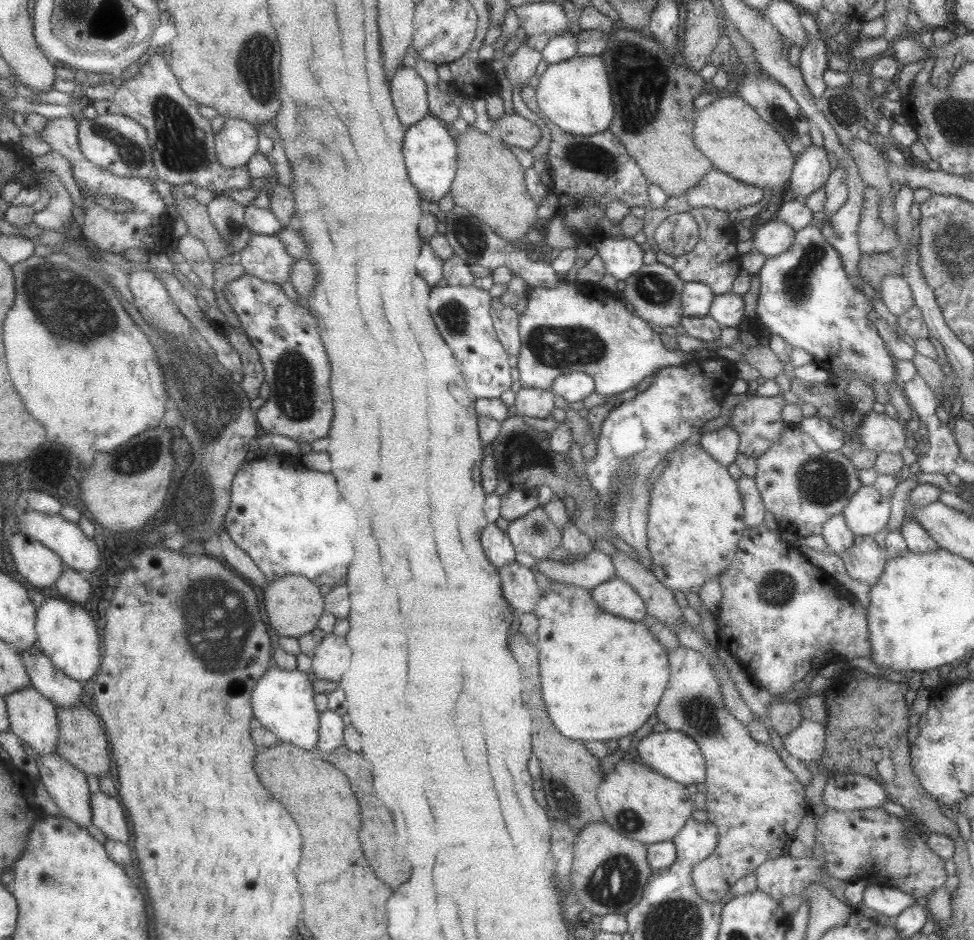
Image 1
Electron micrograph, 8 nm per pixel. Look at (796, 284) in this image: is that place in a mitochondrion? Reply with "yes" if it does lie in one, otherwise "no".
yes

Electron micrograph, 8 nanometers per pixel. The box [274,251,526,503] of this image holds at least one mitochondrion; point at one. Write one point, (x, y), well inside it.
(453, 315)

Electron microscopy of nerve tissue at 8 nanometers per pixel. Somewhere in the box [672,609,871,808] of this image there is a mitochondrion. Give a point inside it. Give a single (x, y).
(706, 720)

